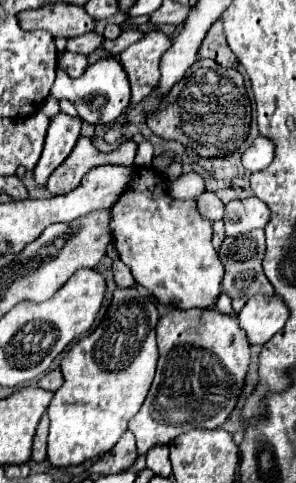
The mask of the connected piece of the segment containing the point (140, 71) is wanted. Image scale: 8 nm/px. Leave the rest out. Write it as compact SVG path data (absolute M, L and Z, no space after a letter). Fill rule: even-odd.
M154 30L148 32L144 36L144 40L140 40L140 44L134 44L132 48L126 48L118 60L130 80L130 88L132 88L132 100L130 100L130 108L134 110L138 106L138 102L142 102L146 96L152 94L152 90L158 84L158 62L160 56L168 50L170 40L166 34Z

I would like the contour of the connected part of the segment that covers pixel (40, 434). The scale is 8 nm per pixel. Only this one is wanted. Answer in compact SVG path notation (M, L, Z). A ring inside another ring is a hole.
M44 414L40 424L38 424L38 430L36 430L36 436L34 436L34 448L32 448L32 458L36 462L42 462L46 458L46 436L48 436L48 416Z

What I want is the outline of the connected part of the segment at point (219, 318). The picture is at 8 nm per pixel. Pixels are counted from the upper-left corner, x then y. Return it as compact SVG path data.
M172 308L166 316L160 318L156 326L156 340L160 350L160 360L156 366L156 376L146 396L142 408L128 422L128 430L136 436L138 452L146 454L146 450L154 444L170 444L186 430L220 428L232 410L246 386L246 374L250 366L250 342L244 336L236 316L224 316L210 308L210 312L180 312Z

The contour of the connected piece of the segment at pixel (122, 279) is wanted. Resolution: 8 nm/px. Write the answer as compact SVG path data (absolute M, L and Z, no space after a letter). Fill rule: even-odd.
M116 260L116 262L112 264L112 270L114 270L114 280L116 280L118 288L132 288L132 286L138 286L136 280L134 280L134 276L132 276L132 272L130 272L130 268L128 268L124 262Z

